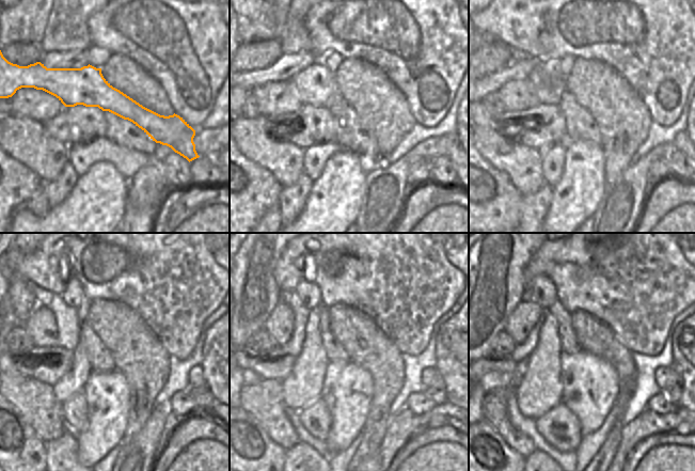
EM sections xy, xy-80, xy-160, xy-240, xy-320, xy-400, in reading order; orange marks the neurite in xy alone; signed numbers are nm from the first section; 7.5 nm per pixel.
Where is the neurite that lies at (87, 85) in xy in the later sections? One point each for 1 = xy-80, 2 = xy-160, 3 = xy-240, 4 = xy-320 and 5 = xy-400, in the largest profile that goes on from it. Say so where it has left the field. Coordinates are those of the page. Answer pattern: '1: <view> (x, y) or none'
1: xy-80 (316, 85)
2: xy-160 (490, 120)
3: xy-240 (12, 371)
4: xy-320 (251, 377)
5: xy-400 (491, 380)

